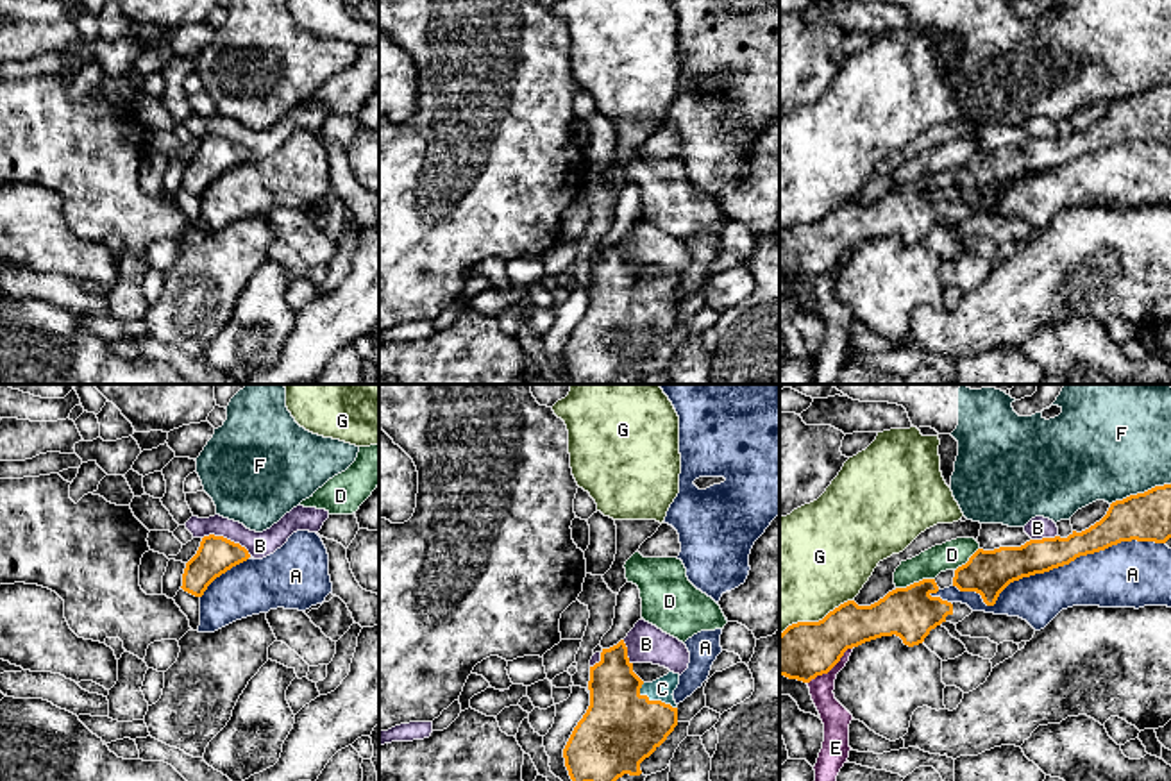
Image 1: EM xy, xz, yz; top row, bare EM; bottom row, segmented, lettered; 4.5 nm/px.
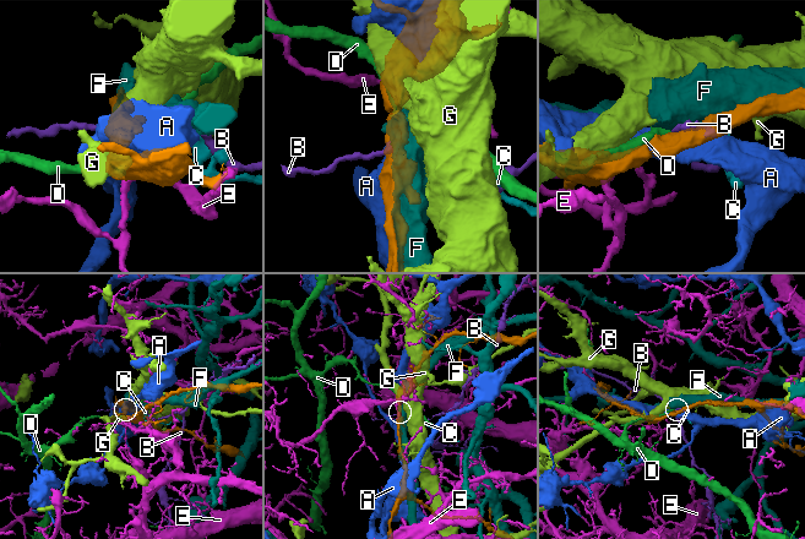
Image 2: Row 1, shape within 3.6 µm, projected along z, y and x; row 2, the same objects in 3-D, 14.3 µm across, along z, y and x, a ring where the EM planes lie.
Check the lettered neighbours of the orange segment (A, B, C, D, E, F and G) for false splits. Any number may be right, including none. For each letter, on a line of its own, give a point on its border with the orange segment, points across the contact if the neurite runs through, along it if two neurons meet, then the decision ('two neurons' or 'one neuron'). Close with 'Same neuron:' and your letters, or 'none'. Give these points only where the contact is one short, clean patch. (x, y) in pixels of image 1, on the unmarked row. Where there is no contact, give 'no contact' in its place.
A: contact yz (1055, 167); two neurons
B: contact xy (226, 138); border xy (202, 136), (226, 136), (238, 142), (251, 154); two neurons
C: contact xz (655, 301); way xz (621, 327), (655, 301), (662, 288); one neuron
D: contact yz (914, 183); two neurons
E: contact yz (830, 268); border yz (853, 245), (826, 272), (817, 274), (807, 283); two neurons
F: contact yz (1139, 93); two neurons
G: contact yz (816, 222); two neurons
Same neuron: C

